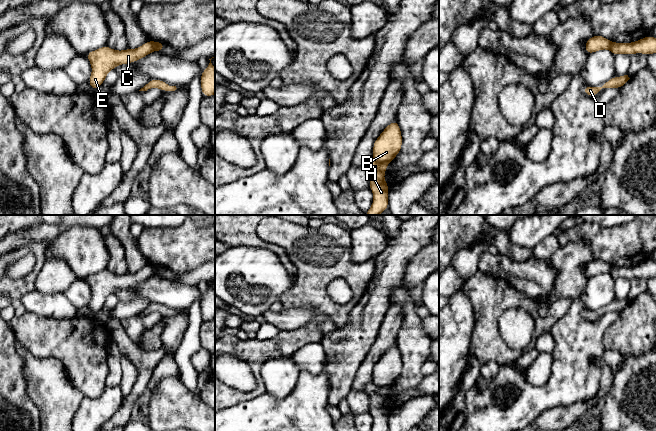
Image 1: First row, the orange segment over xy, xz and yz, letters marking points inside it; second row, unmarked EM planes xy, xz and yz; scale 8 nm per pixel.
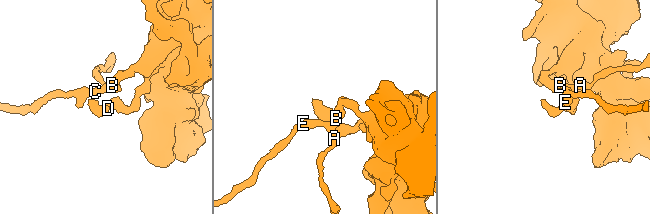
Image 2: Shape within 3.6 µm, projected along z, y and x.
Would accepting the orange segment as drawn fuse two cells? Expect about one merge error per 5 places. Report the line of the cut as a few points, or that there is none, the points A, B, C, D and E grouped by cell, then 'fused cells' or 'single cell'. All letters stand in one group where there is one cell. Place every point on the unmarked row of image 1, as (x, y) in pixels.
cut xz (372, 382), (376, 385), (387, 387); groups A C E / B D; fused cells

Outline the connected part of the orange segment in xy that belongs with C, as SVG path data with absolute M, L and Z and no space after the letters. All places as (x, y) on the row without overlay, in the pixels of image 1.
M150 264L137 273L126 273L117 275L103 270L95 275L86 277L86 281L91 287L92 297L88 307L97 314L104 306L109 295L113 294L117 289L129 288L140 284L153 275L163 275L163 270L156 270Z

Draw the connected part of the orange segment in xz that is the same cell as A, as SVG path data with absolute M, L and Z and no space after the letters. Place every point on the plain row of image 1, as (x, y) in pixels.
M369 383L366 385L364 392L369 396L369 412L374 418L371 431L388 431L388 416L390 412L384 404L387 387L380 387L374 383Z

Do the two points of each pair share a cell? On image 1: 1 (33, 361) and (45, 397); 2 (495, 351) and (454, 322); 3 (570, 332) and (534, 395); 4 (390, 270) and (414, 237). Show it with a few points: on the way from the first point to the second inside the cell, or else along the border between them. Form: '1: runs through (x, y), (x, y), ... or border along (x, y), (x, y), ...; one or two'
1: runs through (36, 370), (45, 379), (45, 388); one
2: border along (474, 311), (474, 329), (468, 353); two
3: runs through (570, 350), (570, 368), (552, 386); one
4: runs through (391, 262), (406, 245); one

